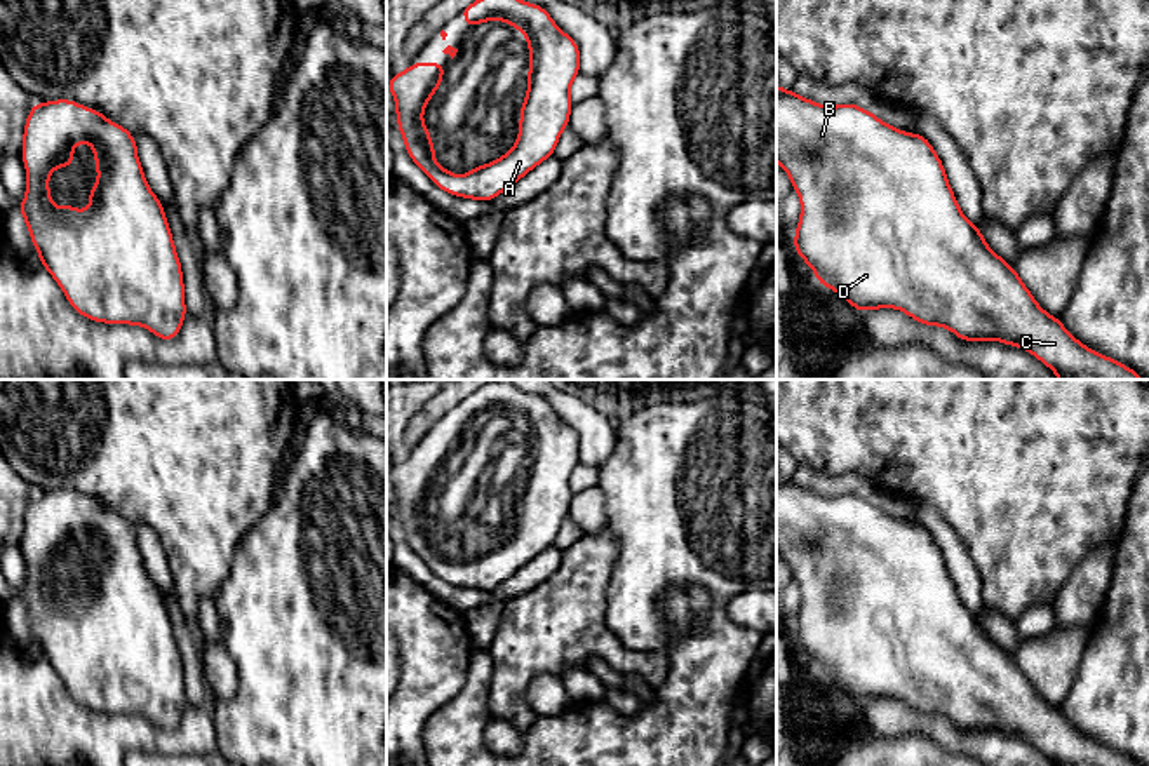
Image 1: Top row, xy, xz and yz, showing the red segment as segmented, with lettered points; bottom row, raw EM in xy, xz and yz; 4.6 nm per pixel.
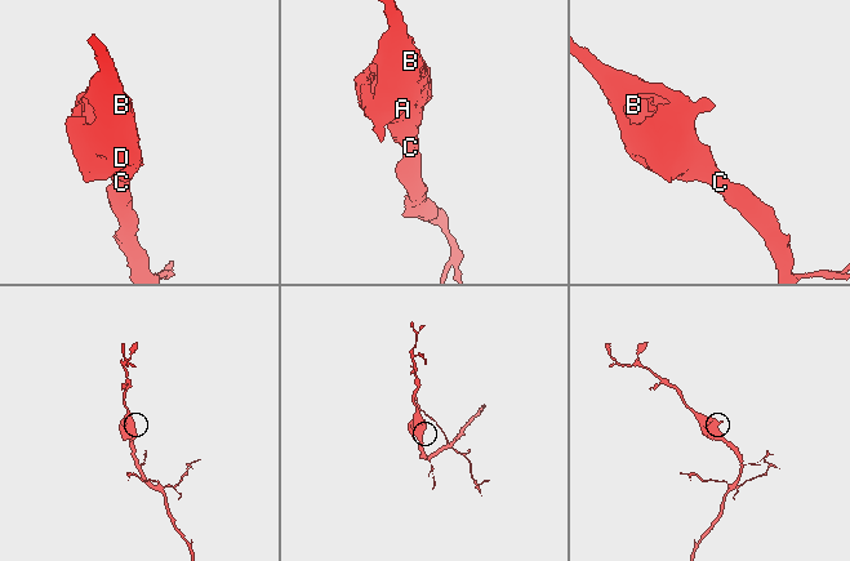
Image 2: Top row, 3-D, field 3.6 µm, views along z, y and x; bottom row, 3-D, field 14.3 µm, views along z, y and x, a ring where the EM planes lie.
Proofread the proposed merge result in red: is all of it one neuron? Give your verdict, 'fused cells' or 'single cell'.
single cell

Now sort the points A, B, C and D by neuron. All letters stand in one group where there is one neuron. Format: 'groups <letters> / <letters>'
groups A B C D

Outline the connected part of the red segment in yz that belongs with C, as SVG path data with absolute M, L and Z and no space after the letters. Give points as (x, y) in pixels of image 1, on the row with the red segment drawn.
M776 84L776 162L801 202L794 252L815 272L820 286L836 291L855 310L897 308L919 324L947 327L961 341L994 339L1018 346L1048 366L1058 380L1146 380L1128 366L1085 346L1060 319L1038 305L1015 268L966 219L940 157L921 132L891 127L858 104L818 104Z

